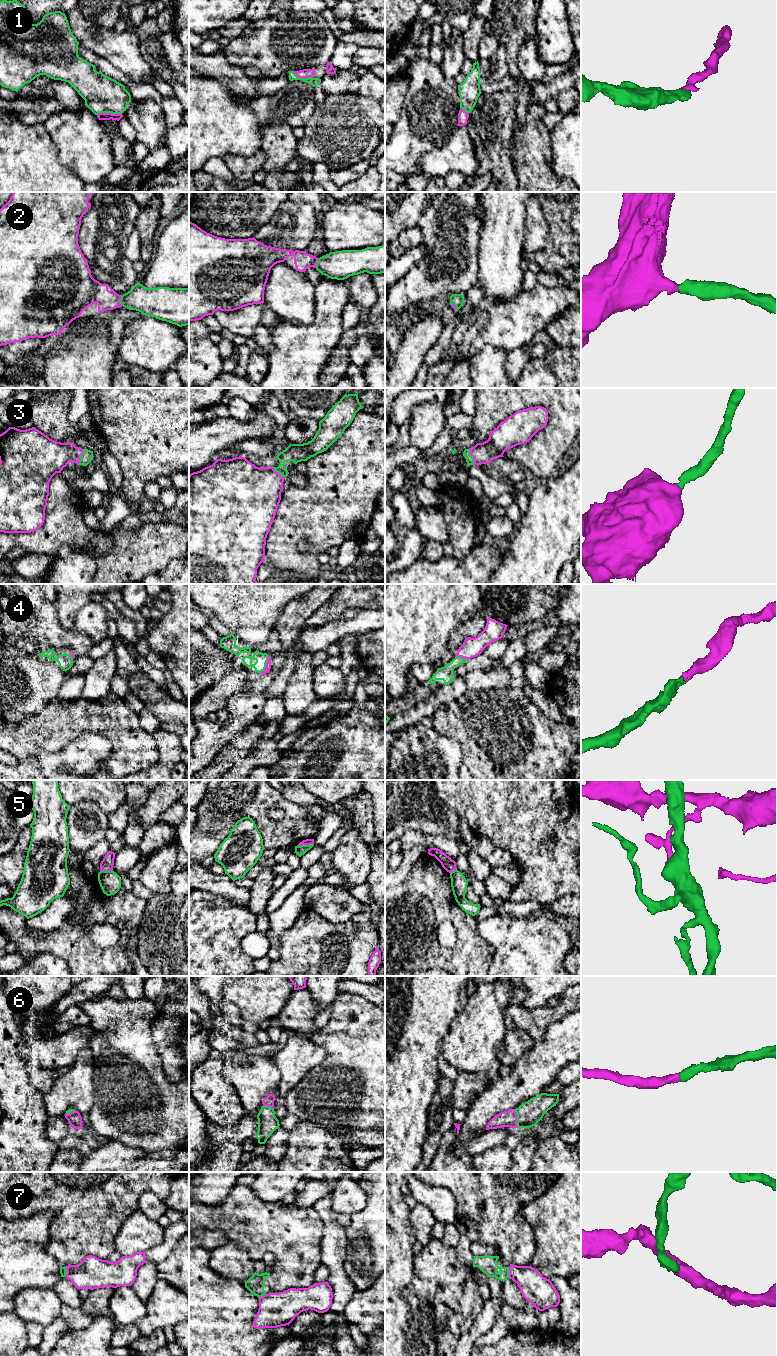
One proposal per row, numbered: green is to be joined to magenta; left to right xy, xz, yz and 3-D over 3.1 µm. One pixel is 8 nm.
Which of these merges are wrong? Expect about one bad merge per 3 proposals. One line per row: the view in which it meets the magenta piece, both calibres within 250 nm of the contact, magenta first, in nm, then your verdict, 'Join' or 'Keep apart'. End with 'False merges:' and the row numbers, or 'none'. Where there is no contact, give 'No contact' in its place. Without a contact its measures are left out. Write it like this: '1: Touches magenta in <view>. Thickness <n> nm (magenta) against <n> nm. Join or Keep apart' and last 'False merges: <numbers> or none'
1: Touches magenta in xy. Thickness 60 nm (magenta) against 300 nm. Join
2: Touches magenta in xy. Thickness 200 nm (magenta) against 220 nm. Join
3: Touches magenta in xz. Thickness 420 nm (magenta) against 140 nm. Join
4: Touches magenta in xz. Thickness 50 nm (magenta) against 100 nm. Join
5: Touches magenta in xz. Thickness 50 nm (magenta) against 80 nm. Keep apart
6: Touches magenta in yz. Thickness 130 nm (magenta) against 190 nm. Join
7: Touches magenta in yz. Thickness 240 nm (magenta) against 140 nm. Keep apart
False merges: 5, 7

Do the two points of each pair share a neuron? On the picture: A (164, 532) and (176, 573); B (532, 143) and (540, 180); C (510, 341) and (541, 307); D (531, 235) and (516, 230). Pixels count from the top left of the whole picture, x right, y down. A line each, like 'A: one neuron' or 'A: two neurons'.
A: two neurons
B: one neuron
C: one neuron
D: two neurons

